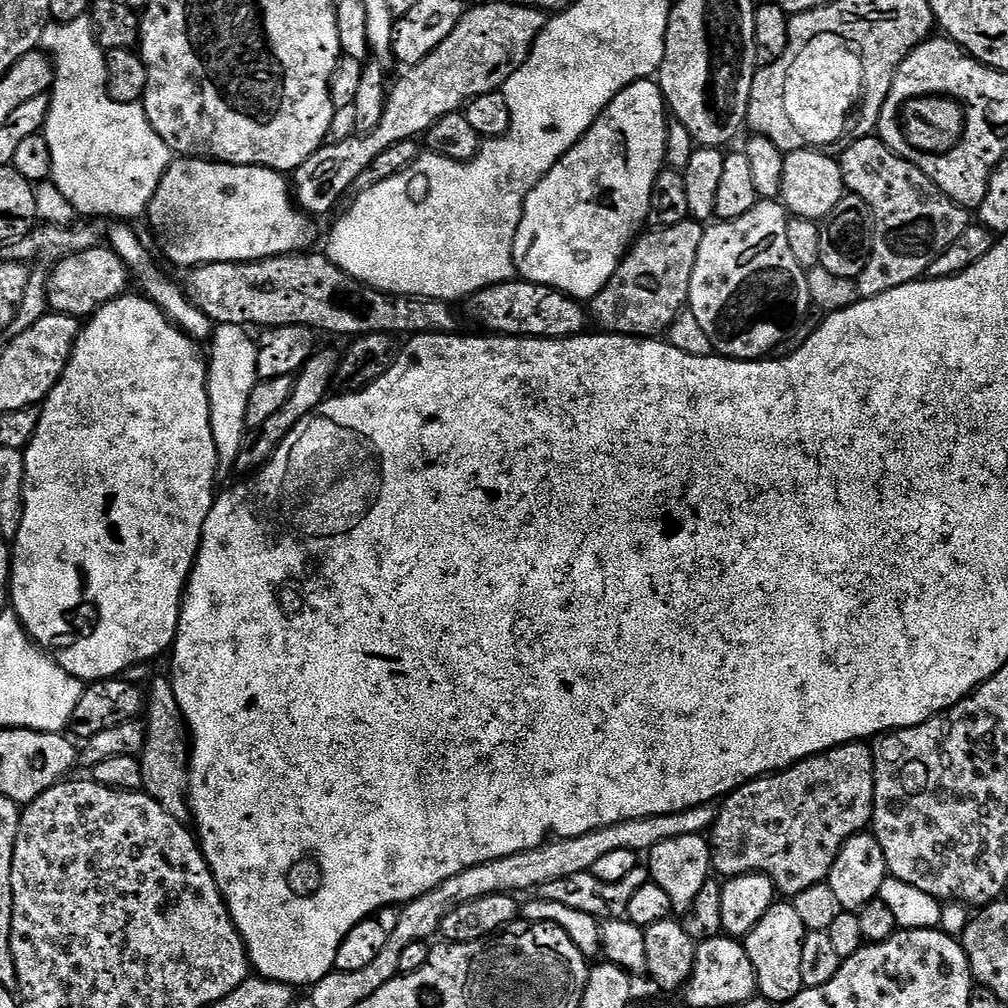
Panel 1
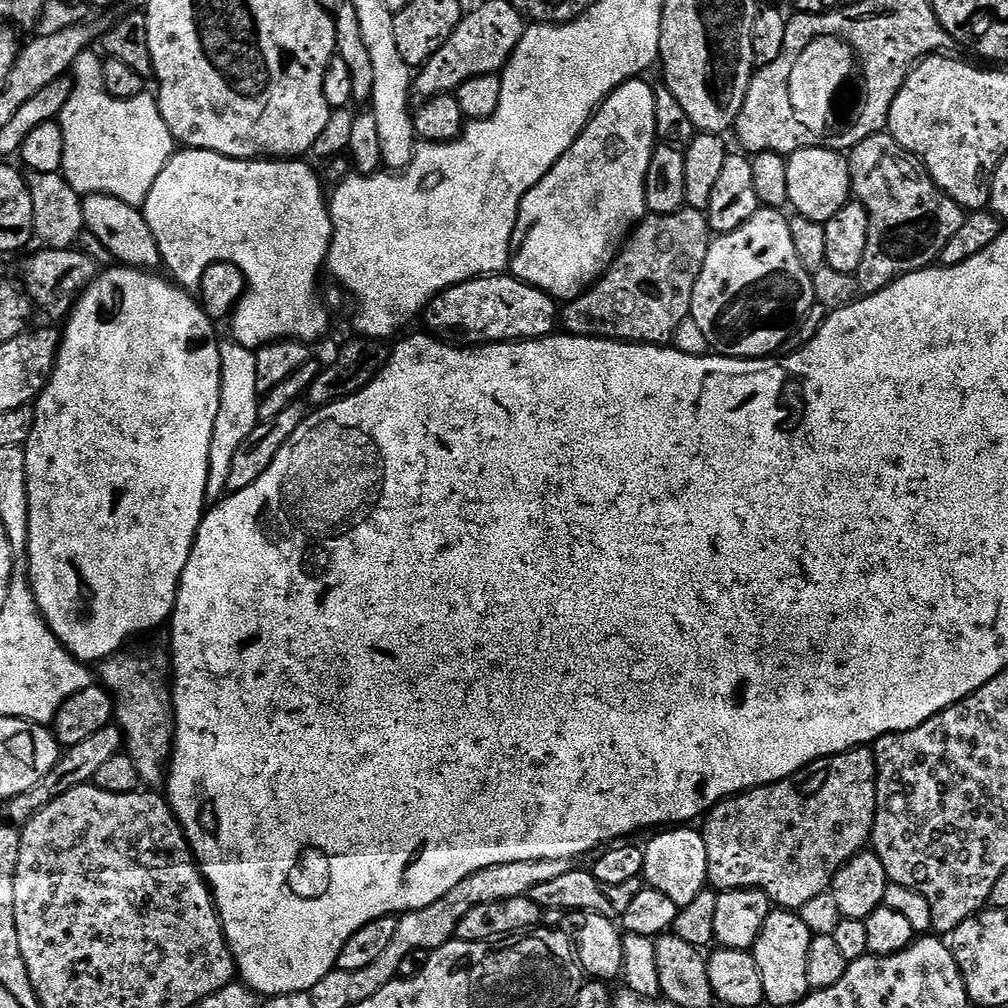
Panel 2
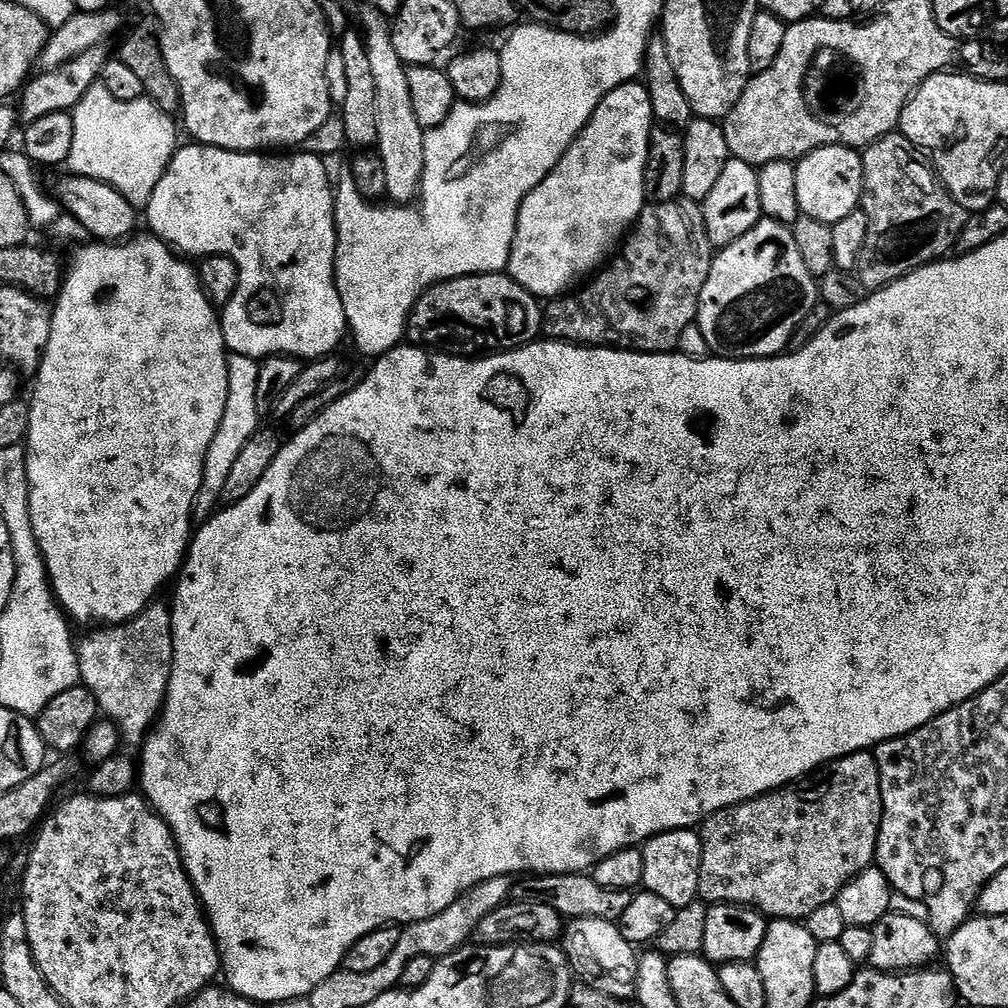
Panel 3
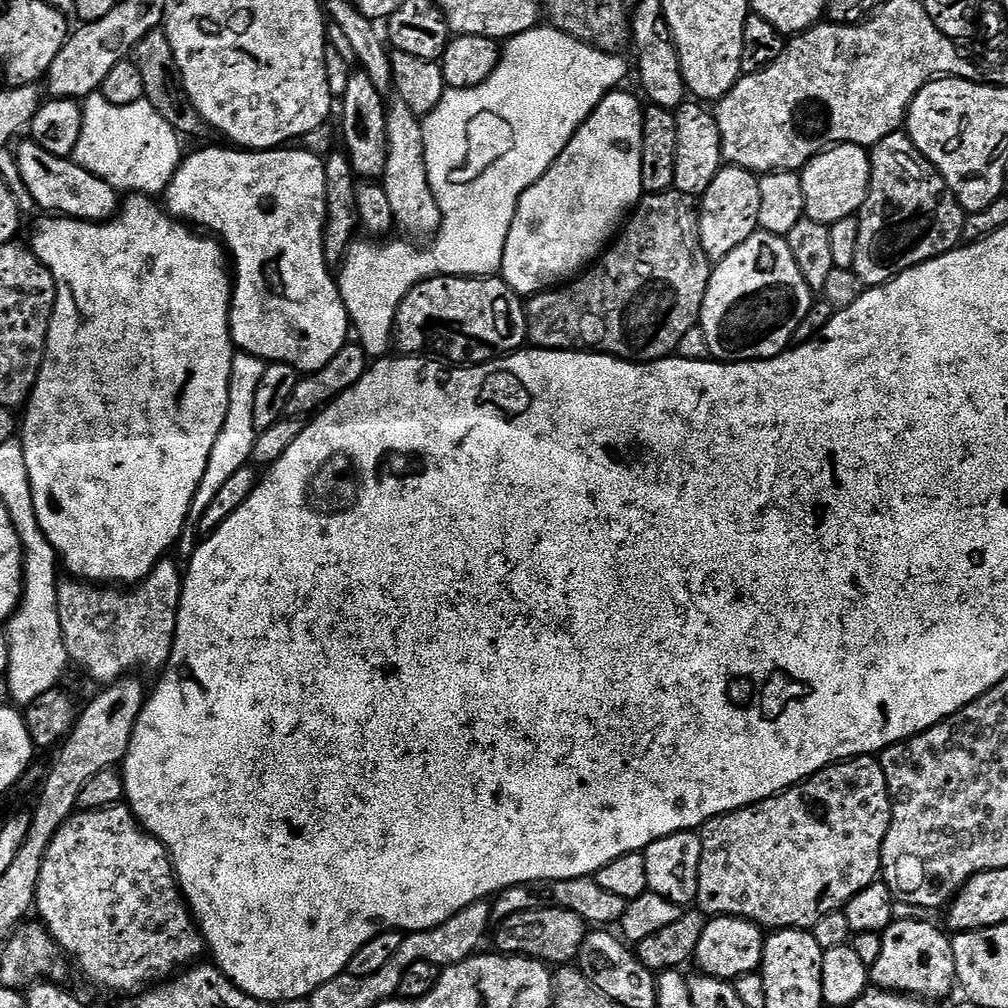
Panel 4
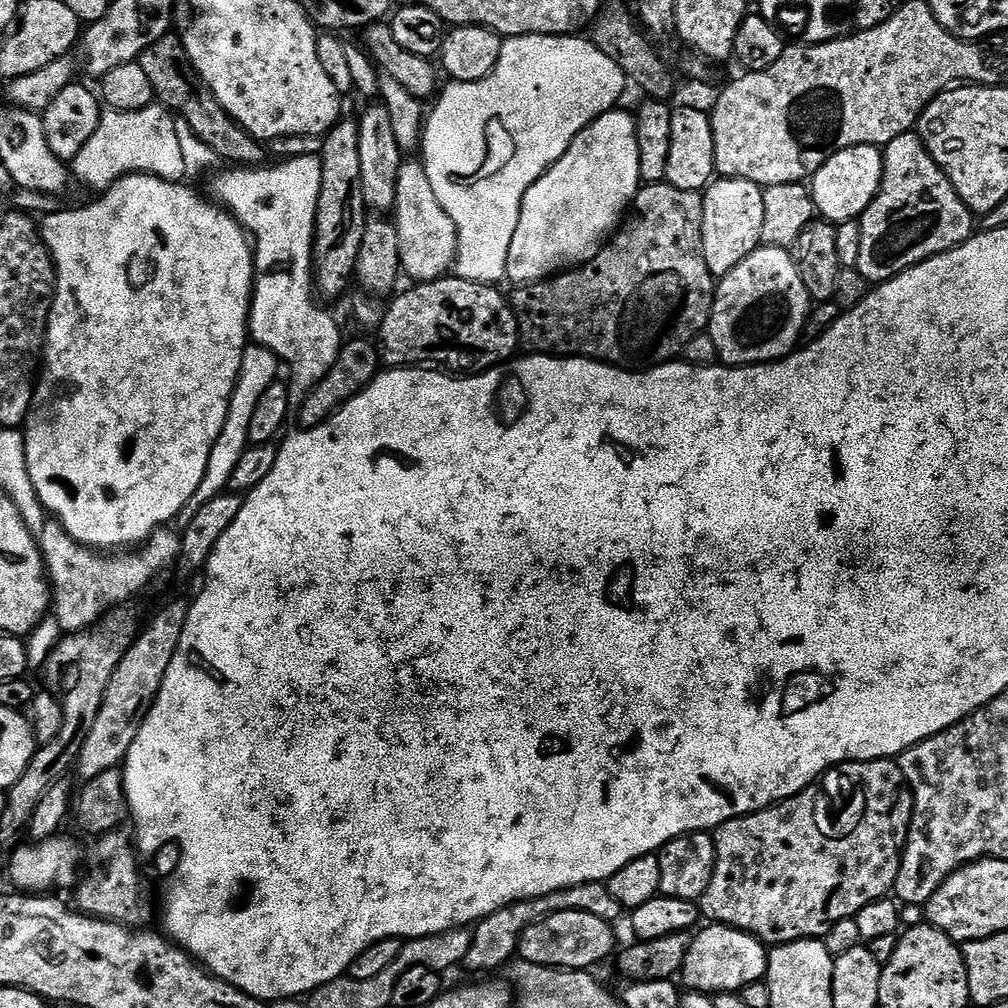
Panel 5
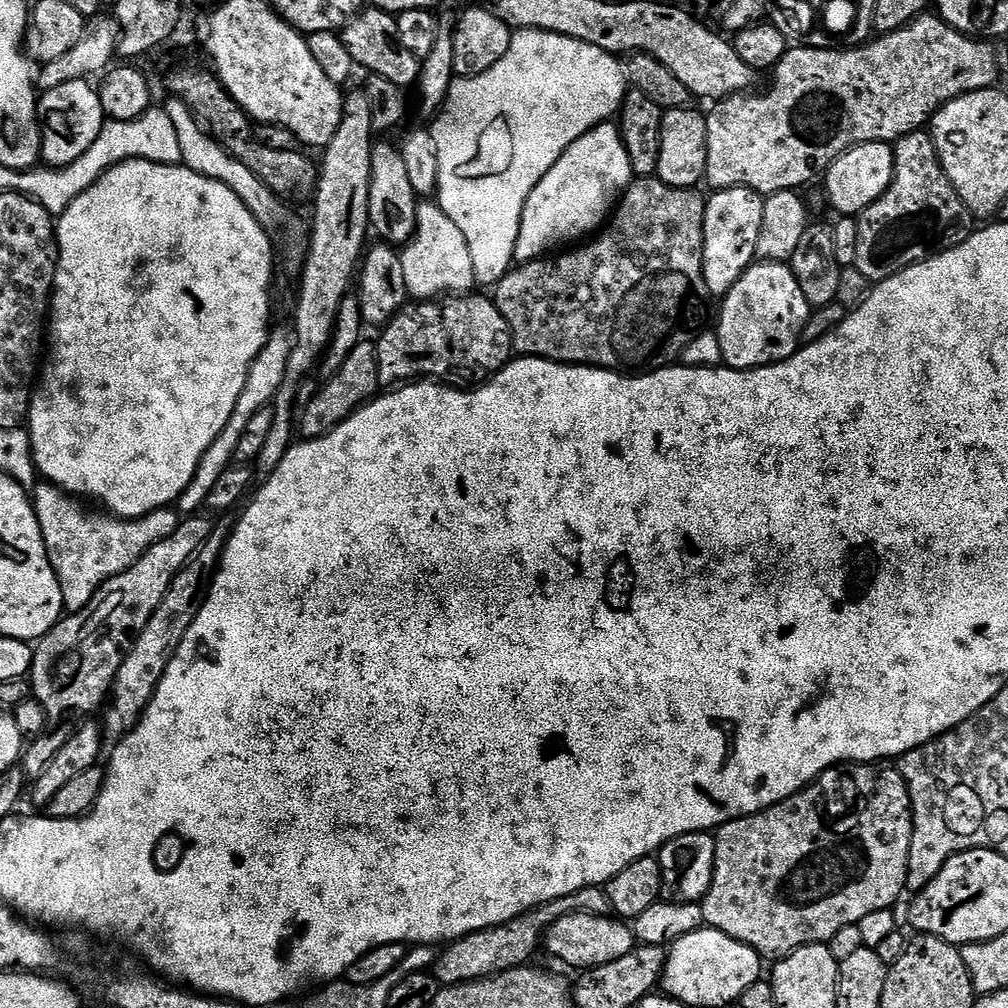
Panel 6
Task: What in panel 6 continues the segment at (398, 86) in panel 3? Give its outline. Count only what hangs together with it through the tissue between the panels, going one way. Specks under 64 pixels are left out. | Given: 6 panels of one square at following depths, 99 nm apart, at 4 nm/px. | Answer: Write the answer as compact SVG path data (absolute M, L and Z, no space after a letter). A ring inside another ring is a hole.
M420 202L416 206L416 233L408 239L400 252L402 258L402 275L406 278L406 290L413 301L430 300L441 294L468 294L478 284L474 274L474 258L470 254L470 246L466 246L466 238L462 238L462 230L454 226L454 222L443 212L439 203Z

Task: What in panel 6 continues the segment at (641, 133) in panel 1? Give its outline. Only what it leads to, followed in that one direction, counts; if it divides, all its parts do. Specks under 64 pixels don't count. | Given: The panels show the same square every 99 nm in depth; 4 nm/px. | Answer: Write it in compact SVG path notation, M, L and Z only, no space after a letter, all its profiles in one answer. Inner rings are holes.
M605 122L597 128L591 128L586 134L582 134L582 138L575 140L564 151L562 158L558 158L558 162L550 166L550 170L540 179L538 186L530 190L530 198L526 198L526 206L522 210L515 259L520 262L539 260L569 242L579 241L595 233L609 219L624 189L632 183L633 179L630 154L626 154L626 146L620 137L620 129L615 123Z

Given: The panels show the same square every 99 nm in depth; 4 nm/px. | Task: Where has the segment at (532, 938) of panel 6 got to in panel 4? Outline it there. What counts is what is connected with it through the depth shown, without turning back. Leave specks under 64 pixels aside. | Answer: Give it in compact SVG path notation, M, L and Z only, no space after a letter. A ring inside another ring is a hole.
M595 879L583 880L543 880L537 884L519 884L499 893L492 904L492 914L497 921L510 918L514 914L529 912L535 908L568 908L578 914L592 926L619 925L628 901L618 898L618 894L610 894L598 886Z

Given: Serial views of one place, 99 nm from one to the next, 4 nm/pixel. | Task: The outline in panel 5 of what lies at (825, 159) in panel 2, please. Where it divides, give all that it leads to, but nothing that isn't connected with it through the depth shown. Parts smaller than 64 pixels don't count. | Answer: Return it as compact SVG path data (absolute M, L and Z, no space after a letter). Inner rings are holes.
M859 144L838 150L810 176L810 191L817 213L829 224L845 224L859 220L874 202L884 173L884 153L877 145Z

